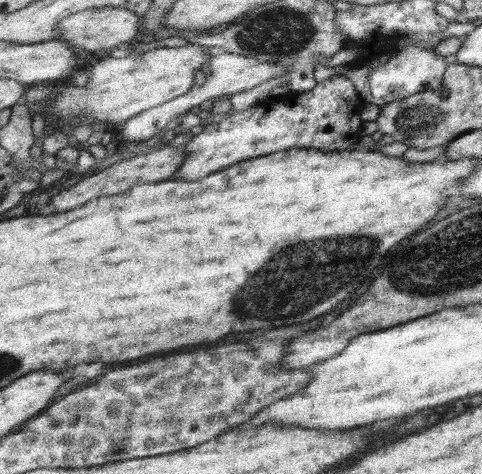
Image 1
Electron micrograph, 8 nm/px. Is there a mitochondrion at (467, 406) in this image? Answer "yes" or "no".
no

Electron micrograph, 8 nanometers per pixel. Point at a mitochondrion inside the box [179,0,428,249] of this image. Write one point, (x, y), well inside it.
(280, 32)

